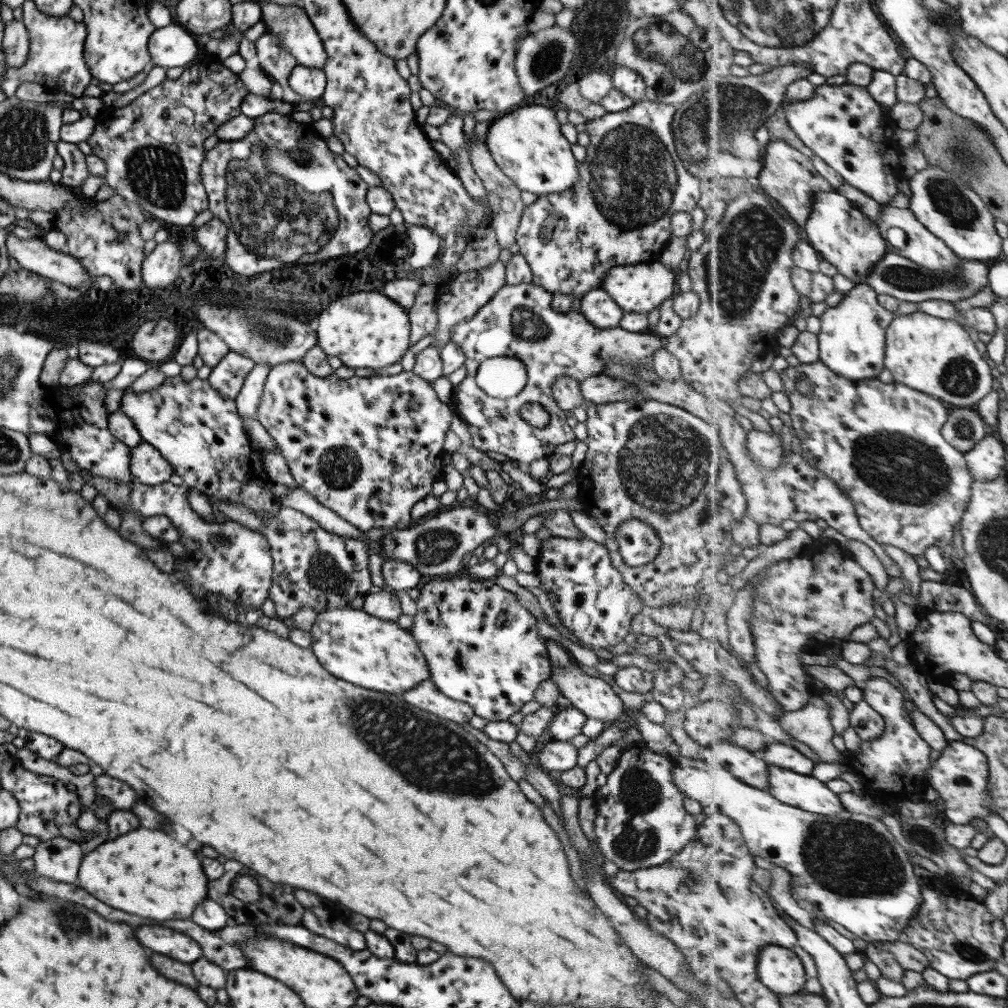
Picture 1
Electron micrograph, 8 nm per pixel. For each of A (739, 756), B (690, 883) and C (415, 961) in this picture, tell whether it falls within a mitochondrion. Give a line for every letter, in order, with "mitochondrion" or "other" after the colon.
A: other
B: mitochondrion
C: other

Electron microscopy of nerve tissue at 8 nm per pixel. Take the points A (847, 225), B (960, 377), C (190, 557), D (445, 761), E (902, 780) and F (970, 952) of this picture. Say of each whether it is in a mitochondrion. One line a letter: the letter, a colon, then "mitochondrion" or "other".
A: other
B: mitochondrion
C: other
D: mitochondrion
E: other
F: mitochondrion

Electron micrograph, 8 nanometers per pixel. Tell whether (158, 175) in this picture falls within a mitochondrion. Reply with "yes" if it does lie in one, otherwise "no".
yes

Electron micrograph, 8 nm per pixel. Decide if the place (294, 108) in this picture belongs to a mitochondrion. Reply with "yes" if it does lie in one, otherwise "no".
no

